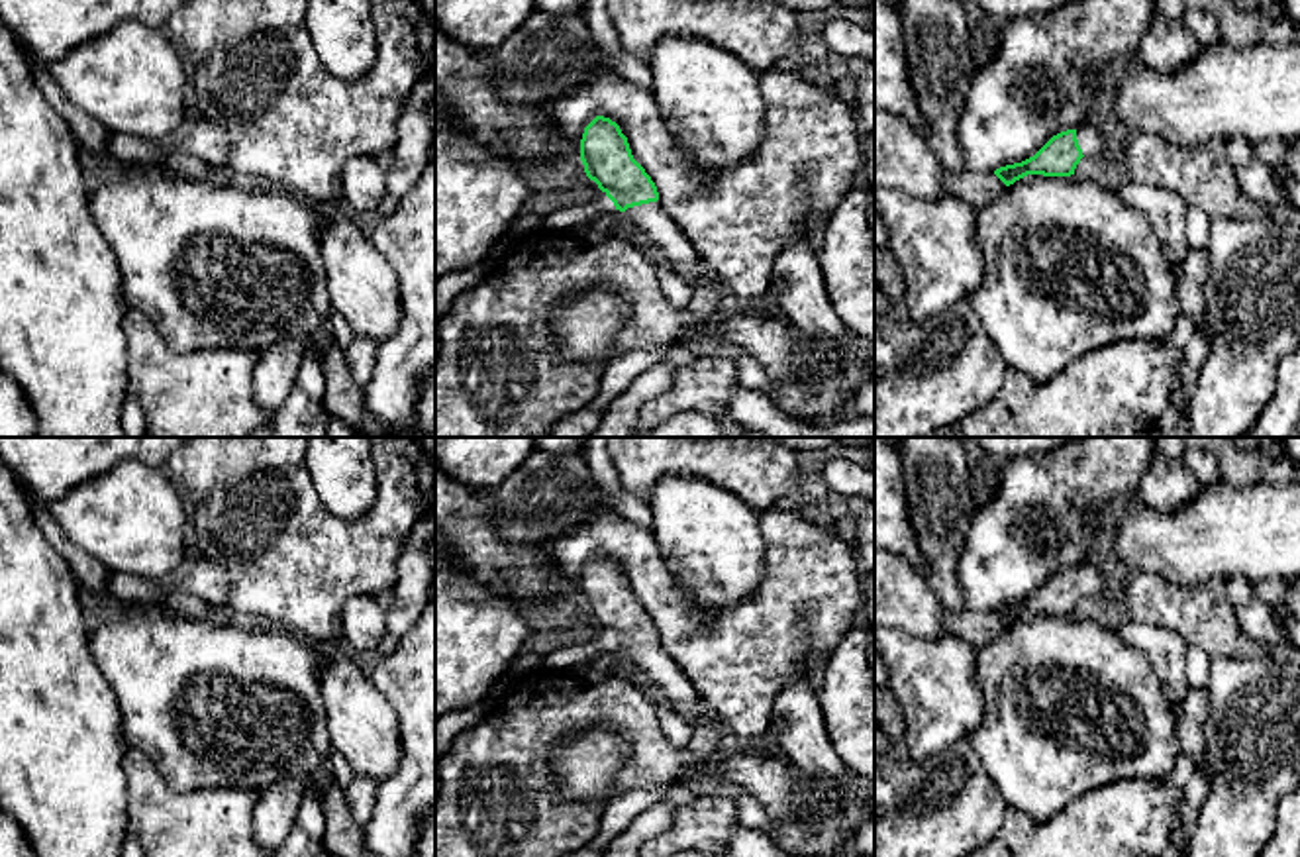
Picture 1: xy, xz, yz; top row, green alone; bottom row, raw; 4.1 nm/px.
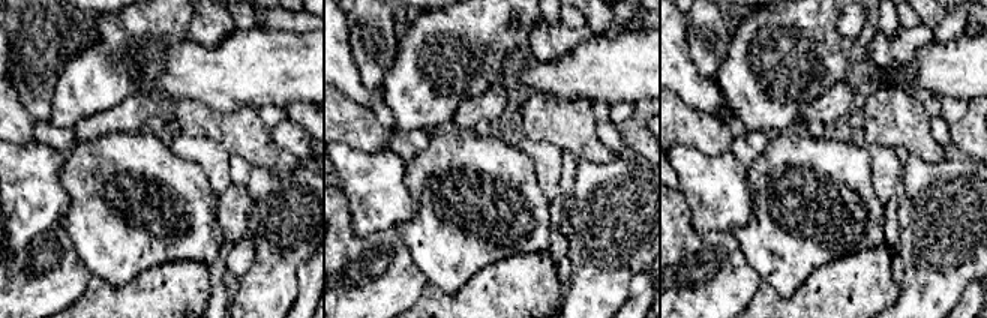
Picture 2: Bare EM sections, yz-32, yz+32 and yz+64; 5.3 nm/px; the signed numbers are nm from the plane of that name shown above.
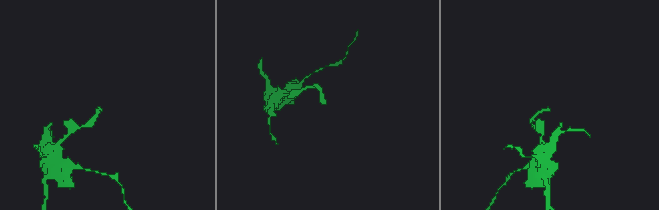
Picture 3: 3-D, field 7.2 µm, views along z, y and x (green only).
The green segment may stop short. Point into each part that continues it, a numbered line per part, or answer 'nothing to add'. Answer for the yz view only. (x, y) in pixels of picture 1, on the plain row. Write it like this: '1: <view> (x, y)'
1: yz (1091, 579)

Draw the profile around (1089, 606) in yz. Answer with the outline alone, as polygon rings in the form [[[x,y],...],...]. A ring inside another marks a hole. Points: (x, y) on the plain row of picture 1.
[[[1082,596],[1080,602],[1075,608],[1075,616],[1078,620],[1104,618],[1106,608],[1108,606],[1102,602],[1102,598]]]

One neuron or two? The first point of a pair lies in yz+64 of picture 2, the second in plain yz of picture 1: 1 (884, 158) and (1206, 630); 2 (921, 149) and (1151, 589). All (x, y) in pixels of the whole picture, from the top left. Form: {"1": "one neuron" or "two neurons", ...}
{"1": "two neurons", "2": "one neuron"}

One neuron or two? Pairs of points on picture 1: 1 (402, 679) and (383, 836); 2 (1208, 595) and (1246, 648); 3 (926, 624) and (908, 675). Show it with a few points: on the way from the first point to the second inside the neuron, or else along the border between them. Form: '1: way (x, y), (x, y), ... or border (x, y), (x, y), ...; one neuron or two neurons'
1: way (414, 718), (414, 789), (406, 797); one neuron
2: way (1208, 608), (1232, 634); one neuron
3: border (895, 626), (920, 636), (948, 634); two neurons

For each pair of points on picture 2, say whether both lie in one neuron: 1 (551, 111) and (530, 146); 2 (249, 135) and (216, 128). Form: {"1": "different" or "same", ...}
{"1": "different", "2": "same"}

